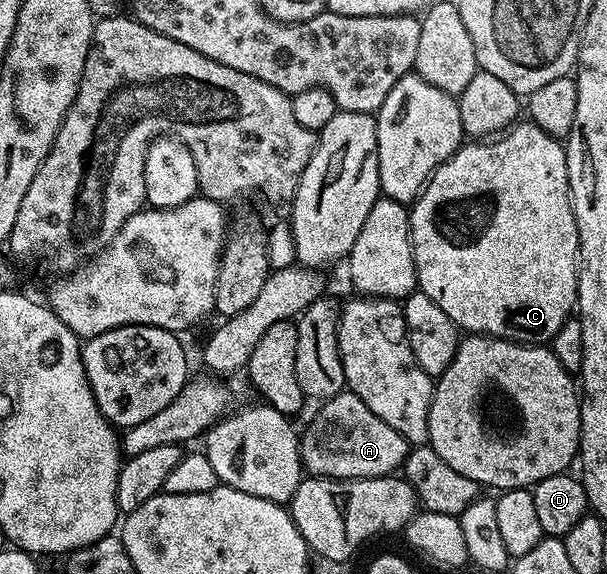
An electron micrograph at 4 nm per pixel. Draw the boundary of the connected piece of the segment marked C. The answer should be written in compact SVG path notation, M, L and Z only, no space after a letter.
M523 122L515 123L505 134L488 142L466 142L457 148L447 160L436 169L426 187L422 189L417 200L413 201L410 213L410 245L414 251L414 265L418 275L418 288L459 329L479 336L498 336L502 340L514 340L517 344L549 345L554 335L564 326L564 322L571 319L578 302L578 227L574 221L574 207L570 204L572 185L570 183L571 171L566 162L566 149L562 140L554 140L544 134L536 125Z

